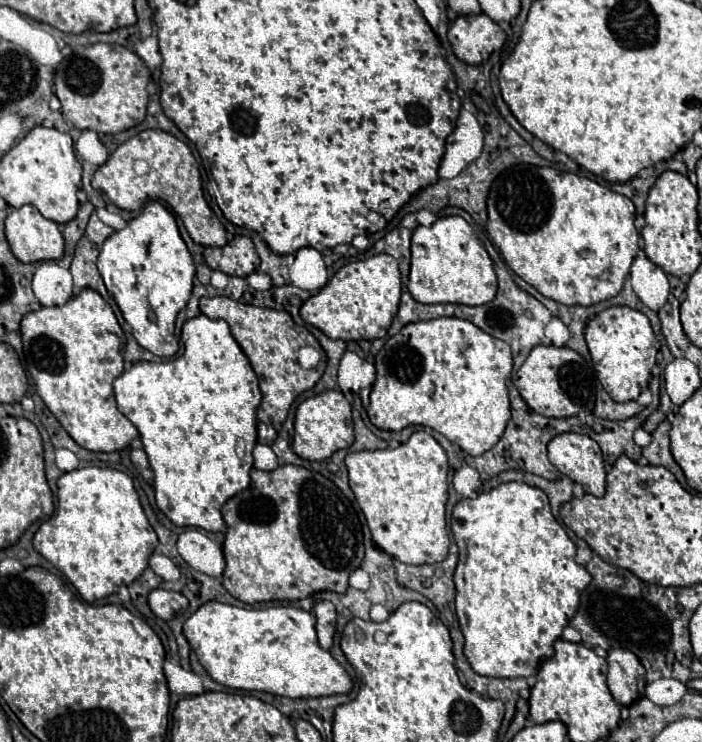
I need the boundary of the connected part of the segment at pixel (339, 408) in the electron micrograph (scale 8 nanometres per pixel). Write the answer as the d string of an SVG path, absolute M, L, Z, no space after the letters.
M323 391L311 399L305 399L295 415L293 451L307 461L329 459L335 451L353 445L353 419L351 405L341 391Z

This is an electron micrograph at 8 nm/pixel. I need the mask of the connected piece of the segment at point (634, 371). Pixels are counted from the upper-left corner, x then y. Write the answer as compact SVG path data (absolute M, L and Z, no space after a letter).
M609 307L595 315L585 327L585 339L595 363L597 379L613 401L633 401L649 385L651 369L655 365L655 335L649 319L631 307Z

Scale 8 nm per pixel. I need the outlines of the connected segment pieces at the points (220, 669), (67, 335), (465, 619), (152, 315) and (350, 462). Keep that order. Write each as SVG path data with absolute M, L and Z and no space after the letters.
M207 601L185 621L183 633L207 673L217 683L231 690L267 691L291 699L309 699L349 693L353 687L349 673L333 659L329 651L323 651L319 647L315 635L315 615L297 607L277 605L263 609L243 609L219 601Z
M81 291L61 307L41 307L39 311L27 313L21 319L21 335L25 367L35 381L37 393L59 423L63 423L63 429L75 439L75 443L89 451L111 453L127 449L131 441L139 437L137 427L119 413L113 395L113 379L123 373L125 333L119 327L111 305L97 291Z
M503 483L495 489L491 489L489 493L477 495L475 499L465 499L465 501L461 499L453 509L451 531L453 531L453 537L455 537L457 547L459 547L459 563L457 563L453 581L455 581L455 587L457 587L455 607L457 607L457 619L459 619L463 637L465 637L465 657L467 657L467 661L471 663L473 671L479 673L479 675L489 675L489 677L529 677L529 675L537 675L541 665L553 657L553 643L561 637L561 631L565 629L565 625L577 613L581 591L591 583L591 575L587 573L587 569L581 563L575 561L577 549L575 549L573 541L569 539L569 535L565 533L565 529L553 517L545 491L541 491L537 487L531 487L527 483Z
M149 201L139 217L107 237L97 269L123 319L131 325L135 341L153 355L173 357L179 349L175 337L177 313L187 305L195 279L193 257L181 239L173 213L159 201Z
M415 431L409 441L397 449L349 453L345 463L349 485L377 547L383 547L393 559L413 565L439 563L447 557L449 533L445 503L449 463L443 447L427 431Z

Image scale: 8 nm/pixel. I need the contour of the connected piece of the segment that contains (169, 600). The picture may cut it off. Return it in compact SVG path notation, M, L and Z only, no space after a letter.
M153 589L153 591L149 593L149 607L151 607L151 611L153 611L157 617L169 621L169 619L175 617L177 613L185 611L185 609L189 607L189 601L187 601L181 593L177 593L177 591Z

